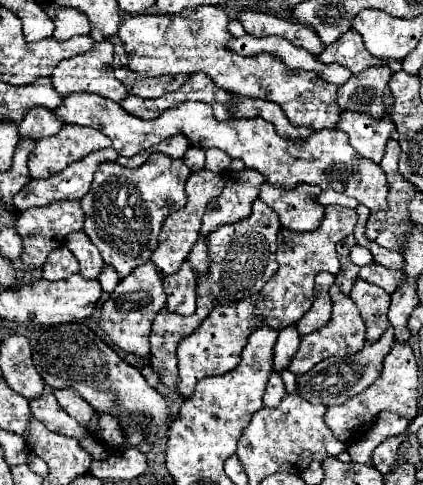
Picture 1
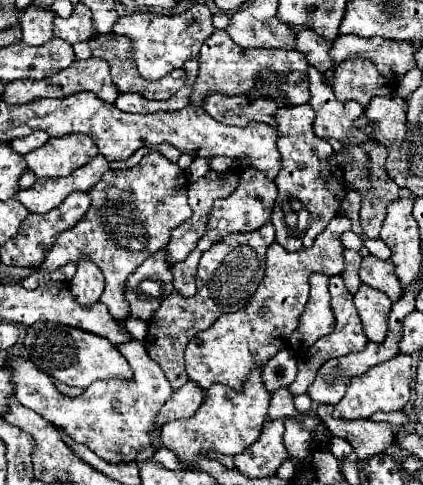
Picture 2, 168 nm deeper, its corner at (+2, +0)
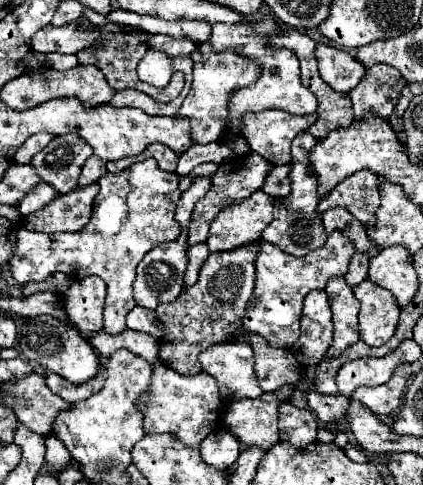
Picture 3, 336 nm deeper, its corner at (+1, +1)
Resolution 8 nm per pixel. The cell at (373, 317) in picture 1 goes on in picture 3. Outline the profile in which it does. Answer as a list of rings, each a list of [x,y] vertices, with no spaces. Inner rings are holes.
[[[363,280],[353,288],[355,298],[361,302],[359,312],[359,336],[369,346],[381,346],[387,342],[399,322],[399,306],[391,292],[377,286],[371,280]]]

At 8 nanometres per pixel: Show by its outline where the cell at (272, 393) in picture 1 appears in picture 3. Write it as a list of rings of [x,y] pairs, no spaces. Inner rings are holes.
[[[293,404],[279,406],[279,436],[295,448],[305,448],[317,440],[317,418],[311,410]]]

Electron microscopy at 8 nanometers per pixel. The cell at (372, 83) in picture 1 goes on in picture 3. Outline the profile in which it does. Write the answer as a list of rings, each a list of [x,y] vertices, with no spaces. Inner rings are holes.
[[[375,64],[367,68],[363,80],[349,92],[353,102],[355,122],[363,120],[367,112],[375,112],[377,116],[389,118],[399,100],[399,92],[407,86],[407,82],[399,76],[399,72],[391,66]]]

